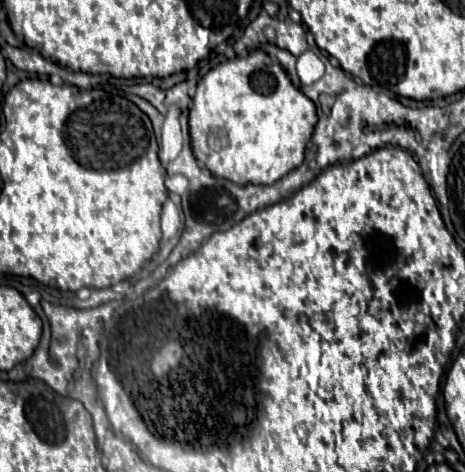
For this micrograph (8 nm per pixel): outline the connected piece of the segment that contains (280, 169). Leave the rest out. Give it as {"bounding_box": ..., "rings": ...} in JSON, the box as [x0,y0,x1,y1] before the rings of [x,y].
{"bounding_box":[189,50,315,186],"rings":[[[253,50],[245,58],[233,58],[211,68],[201,78],[189,110],[189,136],[195,158],[213,176],[227,178],[239,186],[249,182],[273,184],[303,162],[305,144],[313,134],[315,122],[315,104],[291,84],[281,64],[269,58],[265,52]]]}

